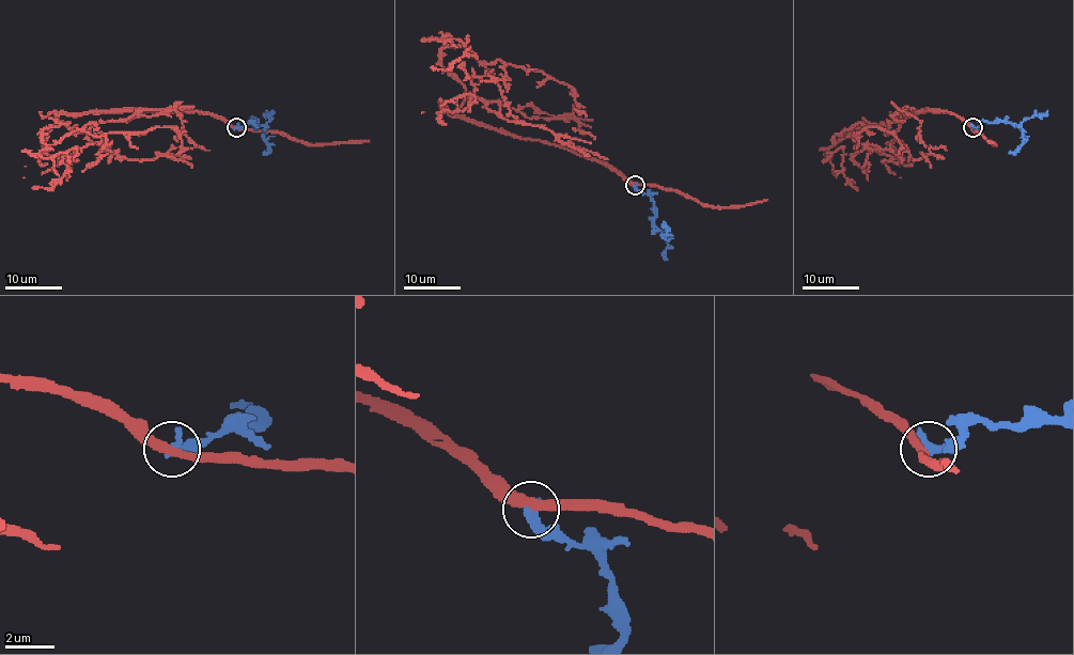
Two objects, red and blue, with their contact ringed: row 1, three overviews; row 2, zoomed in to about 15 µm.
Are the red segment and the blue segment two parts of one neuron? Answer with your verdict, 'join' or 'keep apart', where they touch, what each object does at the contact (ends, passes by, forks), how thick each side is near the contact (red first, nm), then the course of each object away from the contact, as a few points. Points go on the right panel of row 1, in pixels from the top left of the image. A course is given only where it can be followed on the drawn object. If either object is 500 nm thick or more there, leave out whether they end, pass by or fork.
keep apart | (973, 127) | red passes by | blue ends | 340/400 nm | red via (973, 127), (927, 109), (855, 127), (835, 144), (834, 137), (888, 130), (901, 149), (896, 155) | blue via (973, 127), (984, 122), (1017, 124), (1022, 128), (1023, 144), (1009, 153)

